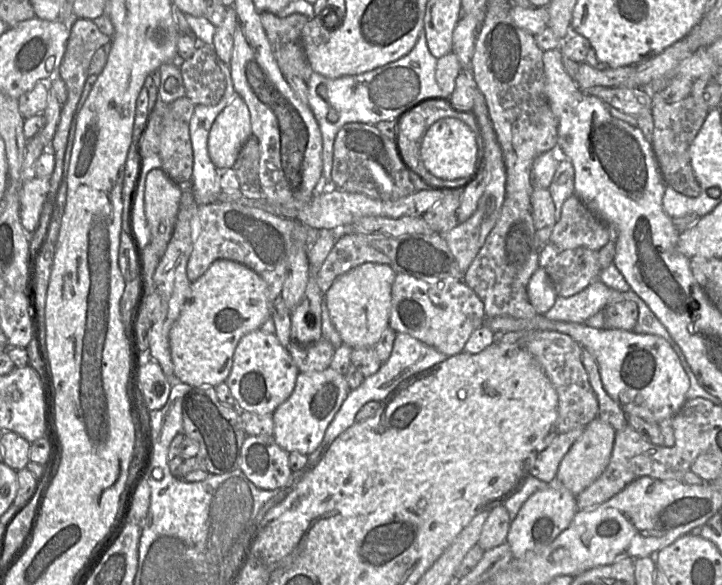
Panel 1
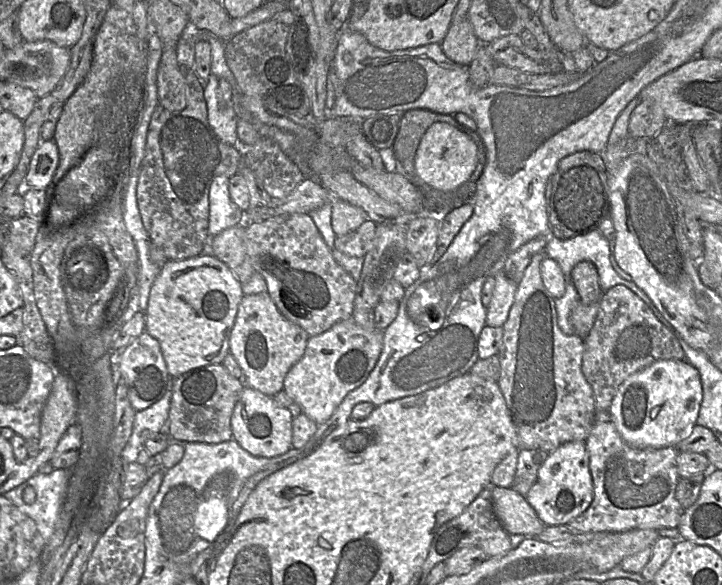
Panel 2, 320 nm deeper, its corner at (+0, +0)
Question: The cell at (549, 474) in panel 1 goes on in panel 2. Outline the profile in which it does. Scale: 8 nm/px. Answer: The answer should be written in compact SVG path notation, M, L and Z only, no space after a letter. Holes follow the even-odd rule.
M519 450L518 462L511 488L526 497L537 479L538 469L548 456L543 450Z

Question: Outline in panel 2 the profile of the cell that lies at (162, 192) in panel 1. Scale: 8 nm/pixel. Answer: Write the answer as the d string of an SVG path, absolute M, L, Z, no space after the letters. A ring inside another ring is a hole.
M214 255L167 260L161 266L149 295L145 312L145 331L159 342L171 377L179 377L202 366L222 364L229 352L230 333L243 296L242 285L234 273Z

